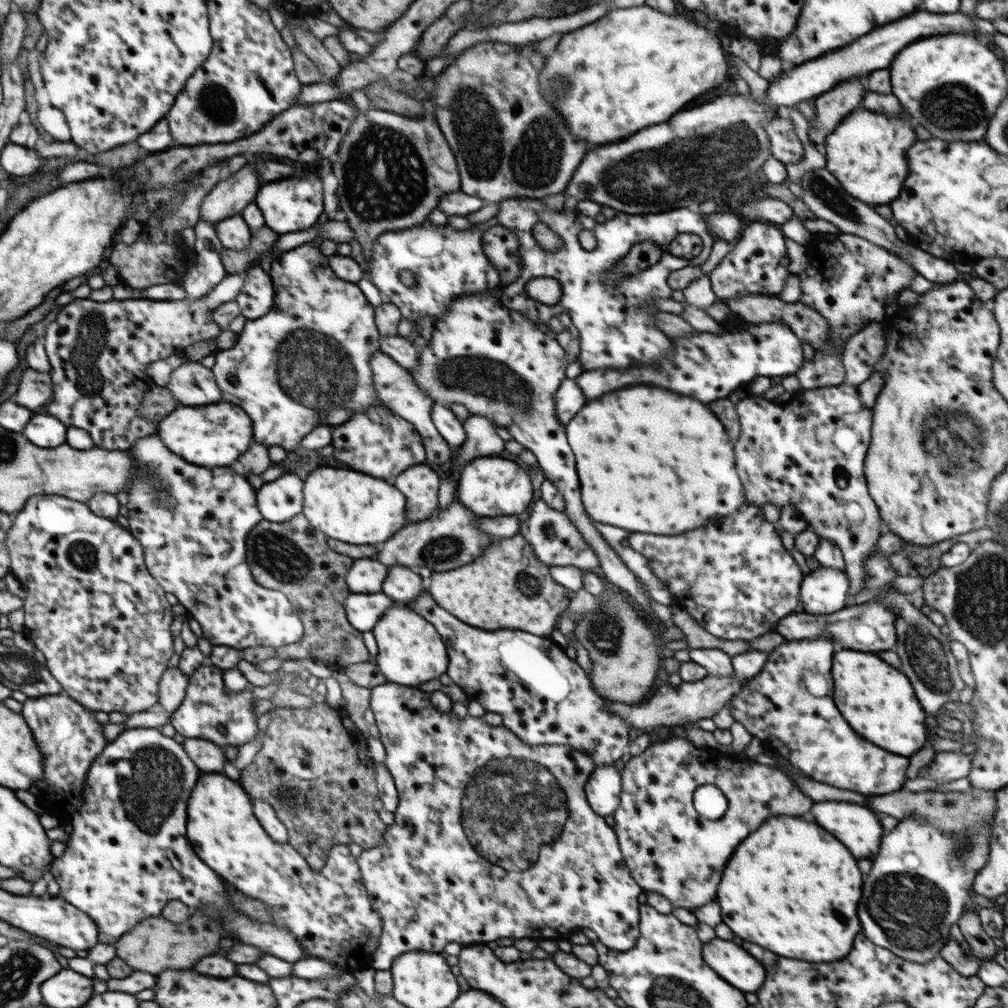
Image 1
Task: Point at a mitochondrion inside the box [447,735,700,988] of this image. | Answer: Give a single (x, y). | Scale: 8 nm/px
(502, 820)

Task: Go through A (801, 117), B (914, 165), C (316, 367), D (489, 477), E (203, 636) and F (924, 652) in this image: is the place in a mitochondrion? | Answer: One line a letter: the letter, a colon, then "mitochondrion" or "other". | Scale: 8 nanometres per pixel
A: other
B: other
C: mitochondrion
D: other
E: other
F: mitochondrion

